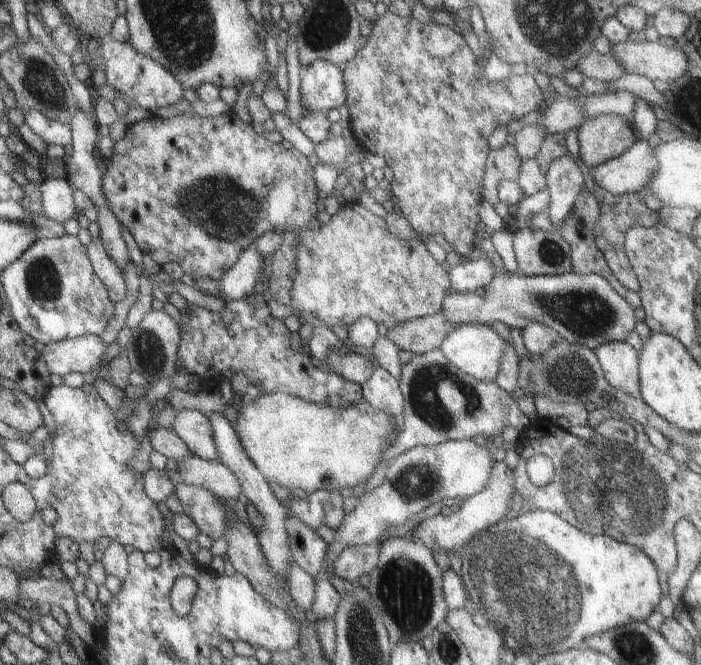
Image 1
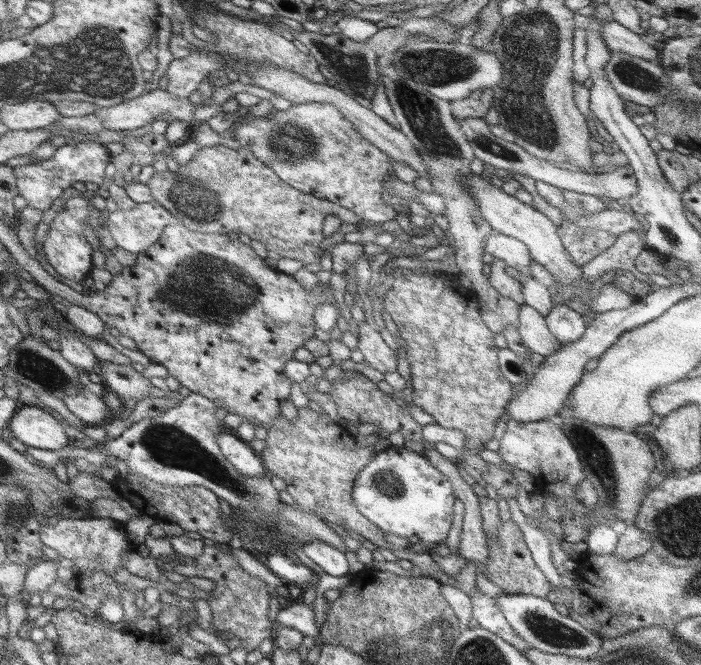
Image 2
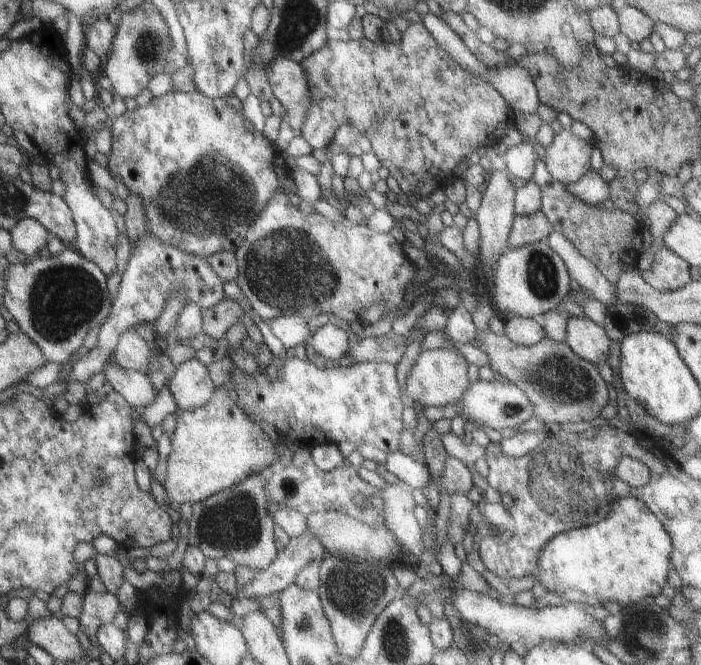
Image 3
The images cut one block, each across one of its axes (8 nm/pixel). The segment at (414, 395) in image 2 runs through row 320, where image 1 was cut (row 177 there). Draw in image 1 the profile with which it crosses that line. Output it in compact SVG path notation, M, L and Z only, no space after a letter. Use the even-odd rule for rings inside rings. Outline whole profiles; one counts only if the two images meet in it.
M391 12L377 16L367 42L343 66L349 136L361 140L361 144L369 142L369 154L379 154L385 158L393 172L389 186L391 196L397 202L405 222L417 236L421 236L419 240L427 242L433 234L441 234L461 258L473 252L473 240L481 228L477 210L479 202L485 202L481 194L481 180L491 152L487 142L493 130L537 110L545 100L543 90L539 90L533 80L533 72L511 72L503 80L489 82L479 74L483 66L485 62L471 54L461 32L441 24L419 24L411 16L399 18Z

